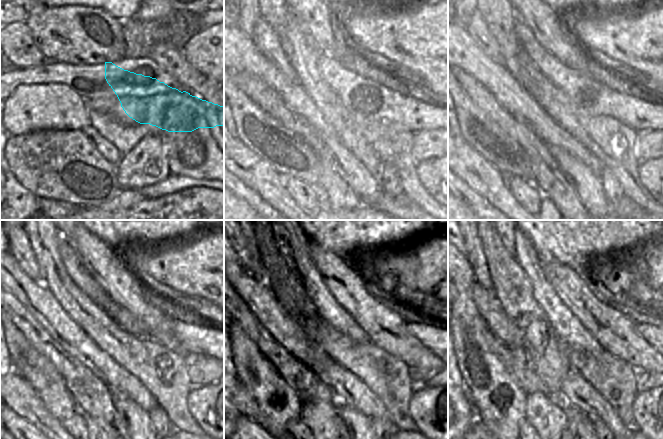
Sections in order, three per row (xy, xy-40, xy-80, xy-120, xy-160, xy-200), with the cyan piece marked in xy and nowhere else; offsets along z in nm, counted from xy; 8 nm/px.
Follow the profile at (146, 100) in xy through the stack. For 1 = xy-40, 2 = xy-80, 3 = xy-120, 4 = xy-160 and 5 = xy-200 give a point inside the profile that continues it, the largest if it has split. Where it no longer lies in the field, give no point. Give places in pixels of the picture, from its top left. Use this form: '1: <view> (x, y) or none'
1: xy-40 (368, 102)
2: xy-80 (589, 96)
3: xy-120 (201, 338)
4: xy-160 (427, 334)
5: xy-200 (651, 334)

